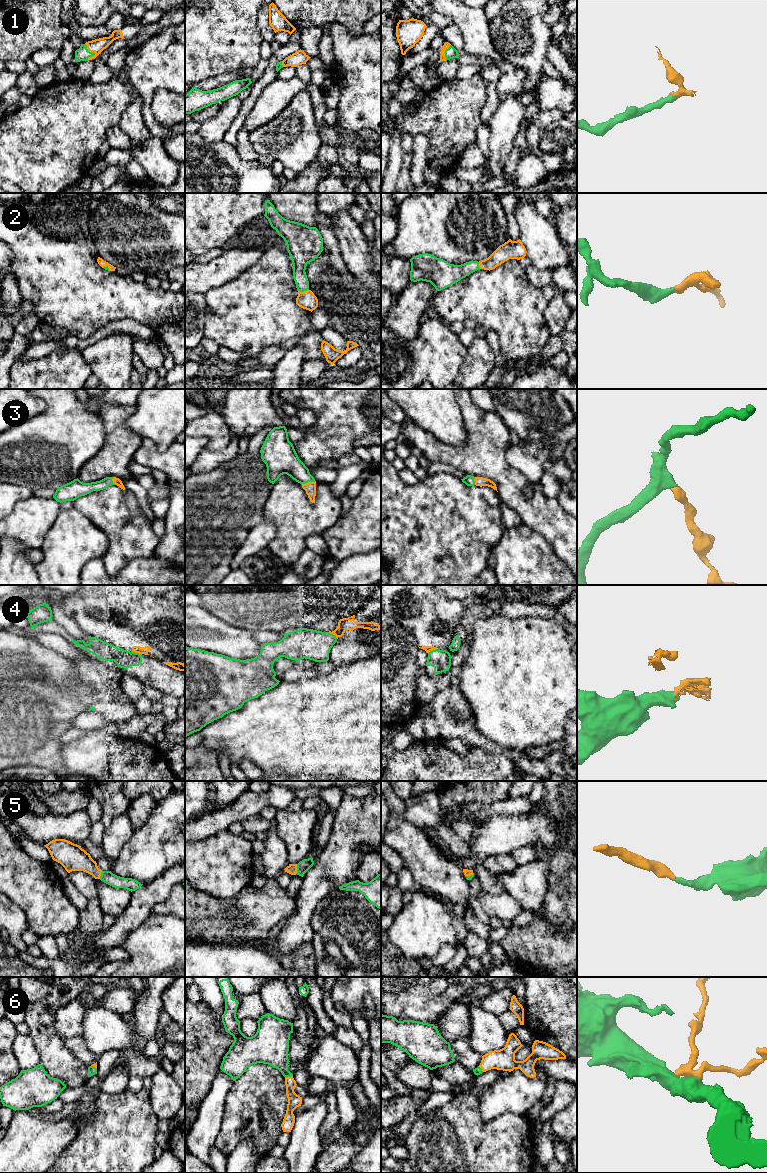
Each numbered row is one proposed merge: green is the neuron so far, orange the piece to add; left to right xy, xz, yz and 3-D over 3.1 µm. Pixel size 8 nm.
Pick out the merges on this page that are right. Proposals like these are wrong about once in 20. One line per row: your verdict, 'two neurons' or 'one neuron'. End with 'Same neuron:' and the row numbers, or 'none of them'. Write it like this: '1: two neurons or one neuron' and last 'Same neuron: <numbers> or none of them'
1: one neuron
2: one neuron
3: one neuron
4: two neurons
5: one neuron
6: one neuron
Same neuron: 1, 2, 3, 5, 6

